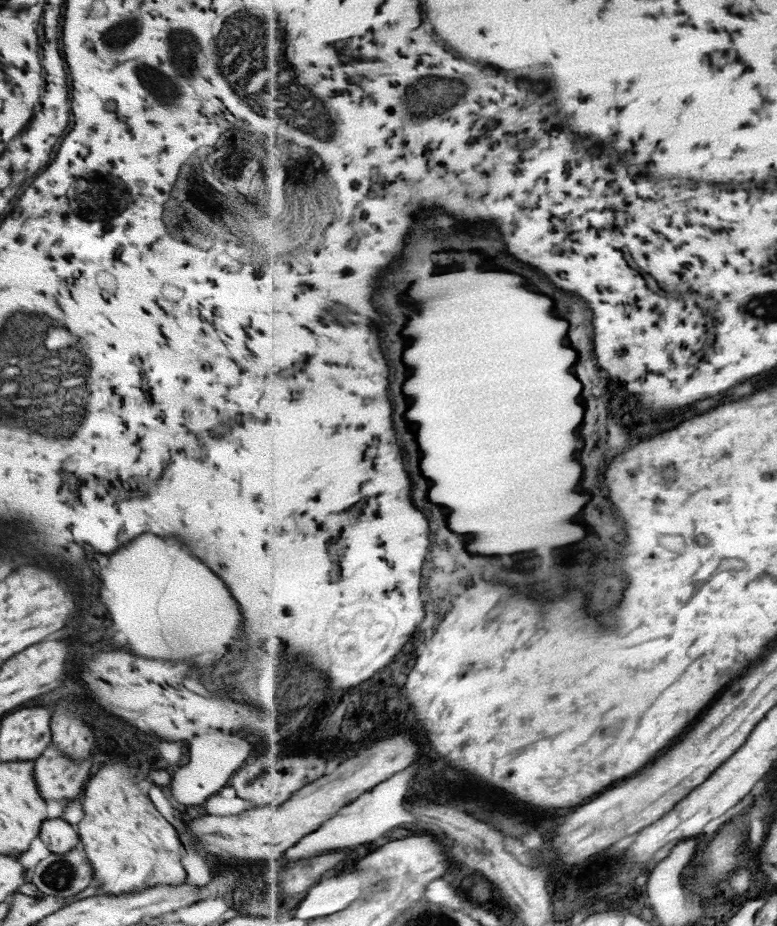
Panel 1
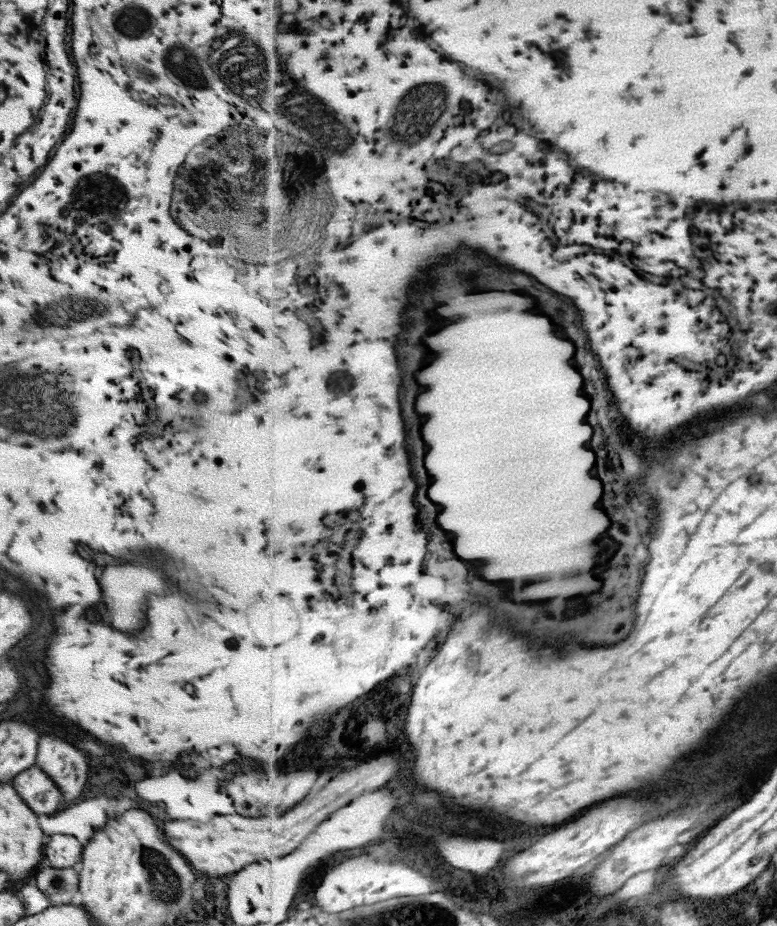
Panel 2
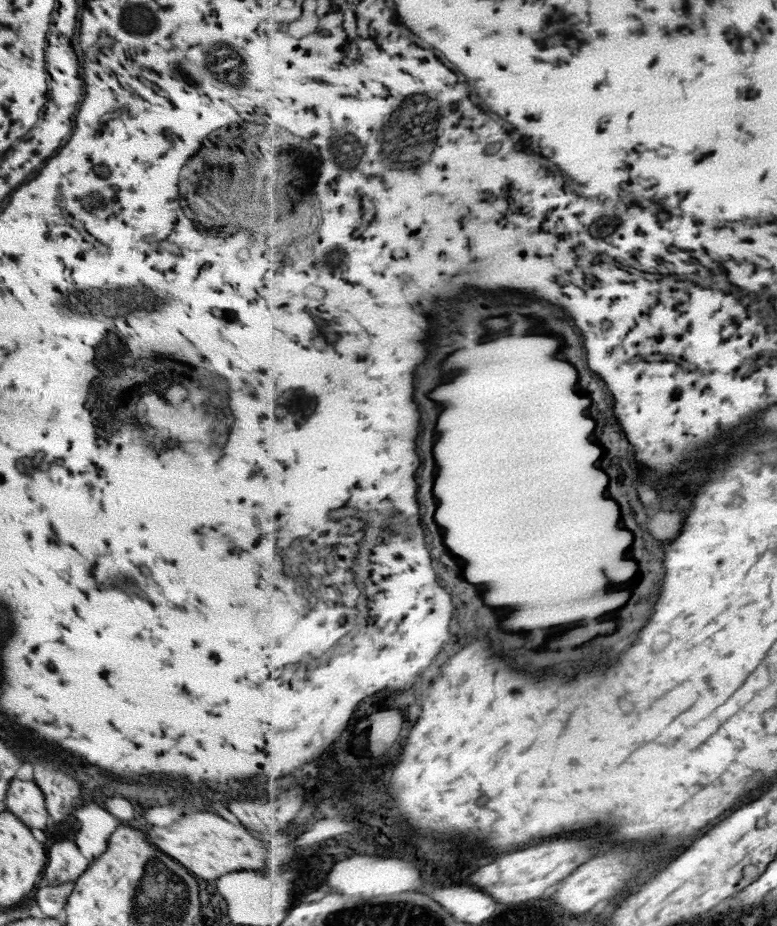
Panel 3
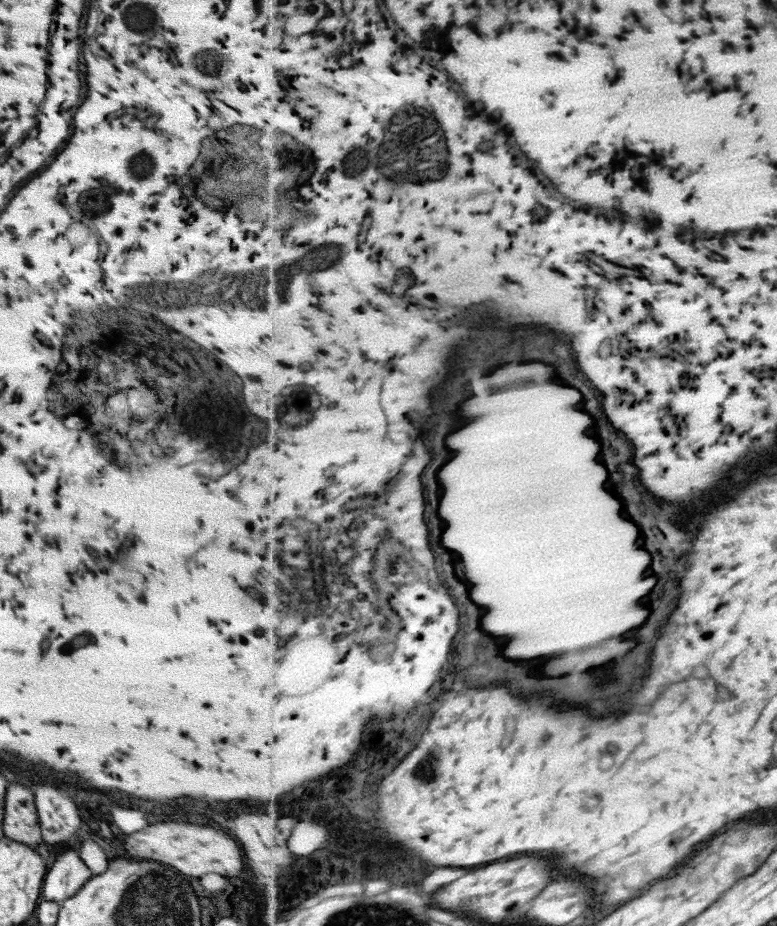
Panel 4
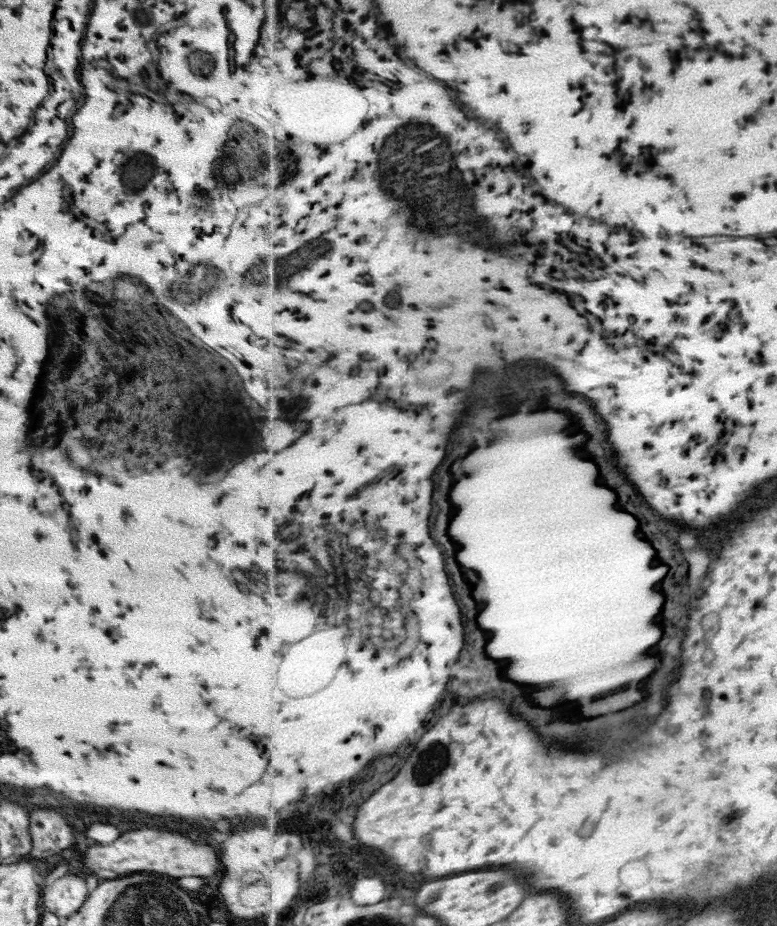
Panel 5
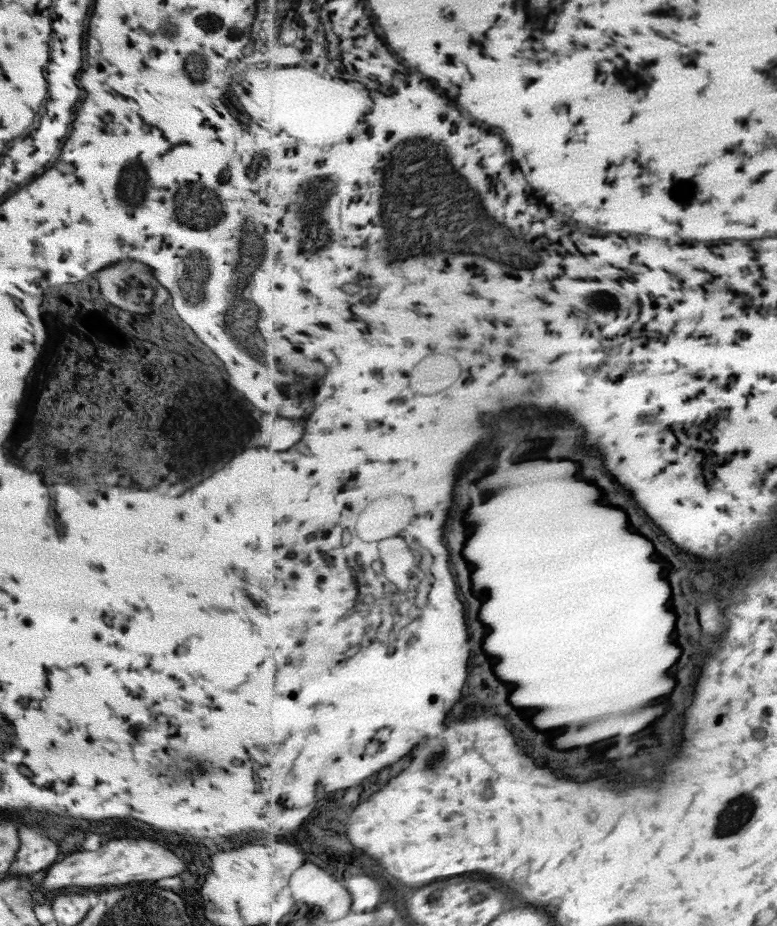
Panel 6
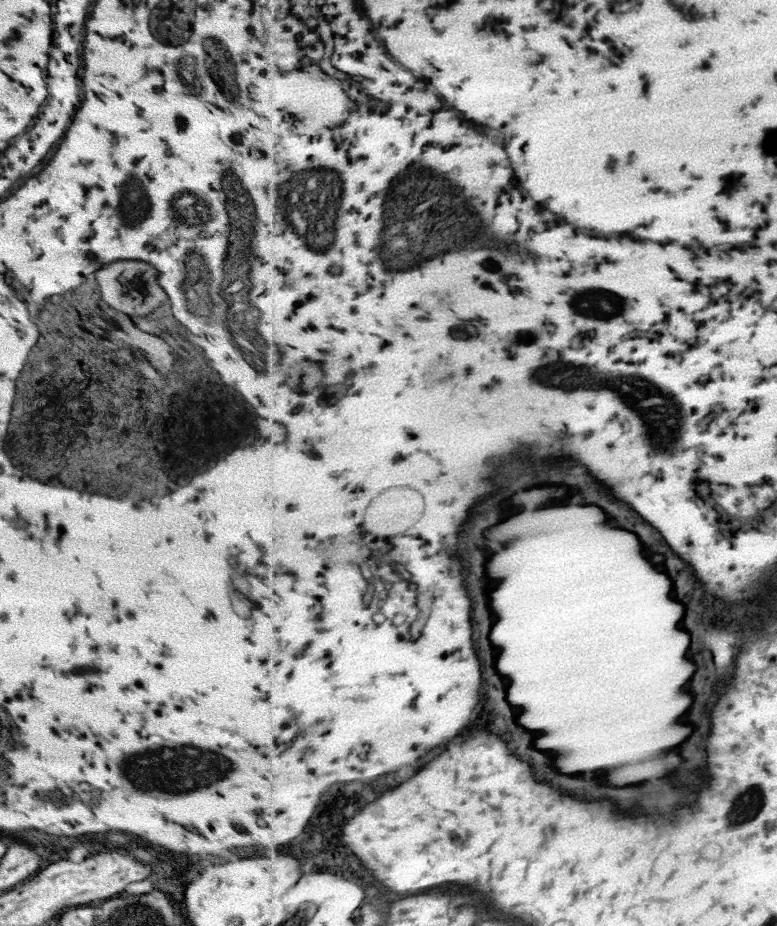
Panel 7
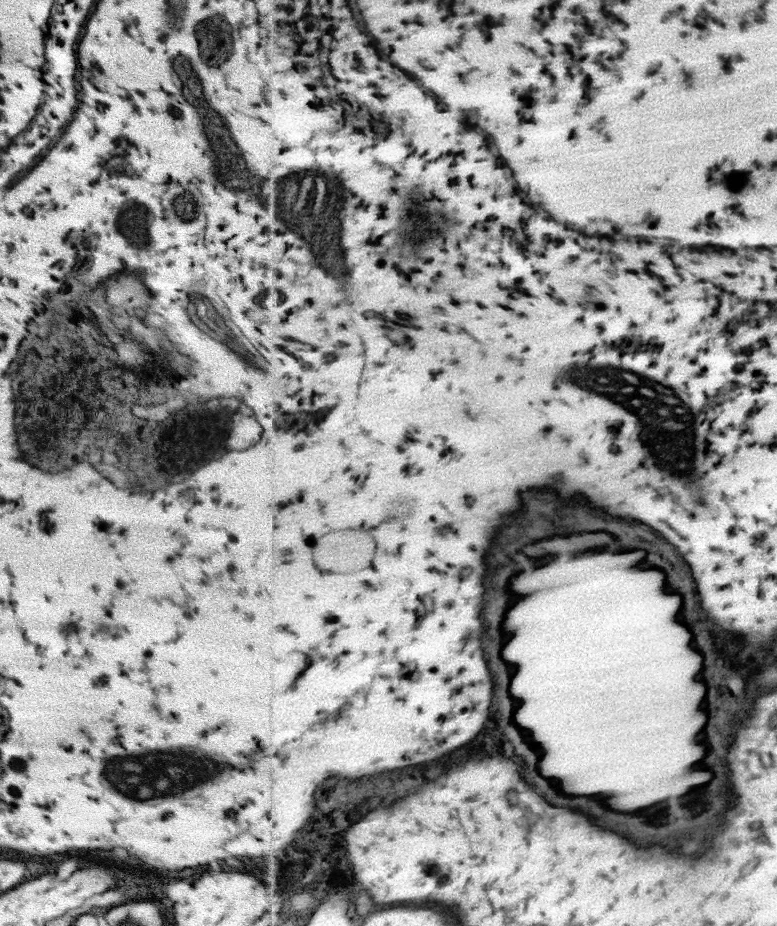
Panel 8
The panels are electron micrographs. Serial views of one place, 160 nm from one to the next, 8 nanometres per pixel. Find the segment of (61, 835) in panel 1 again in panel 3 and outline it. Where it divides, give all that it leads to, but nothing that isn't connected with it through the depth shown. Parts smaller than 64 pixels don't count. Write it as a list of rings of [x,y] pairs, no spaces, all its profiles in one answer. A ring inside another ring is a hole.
[[[57,840],[46,850],[46,863],[42,872],[43,883],[58,885],[73,881],[87,868],[89,862],[79,854],[71,840]]]

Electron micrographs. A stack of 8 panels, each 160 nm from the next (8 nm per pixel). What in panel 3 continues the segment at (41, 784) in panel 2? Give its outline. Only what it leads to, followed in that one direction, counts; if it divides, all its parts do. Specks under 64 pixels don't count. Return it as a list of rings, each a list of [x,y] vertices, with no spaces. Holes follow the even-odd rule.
[[[12,779],[7,787],[4,807],[30,829],[42,831],[49,818],[43,793],[32,780]]]

